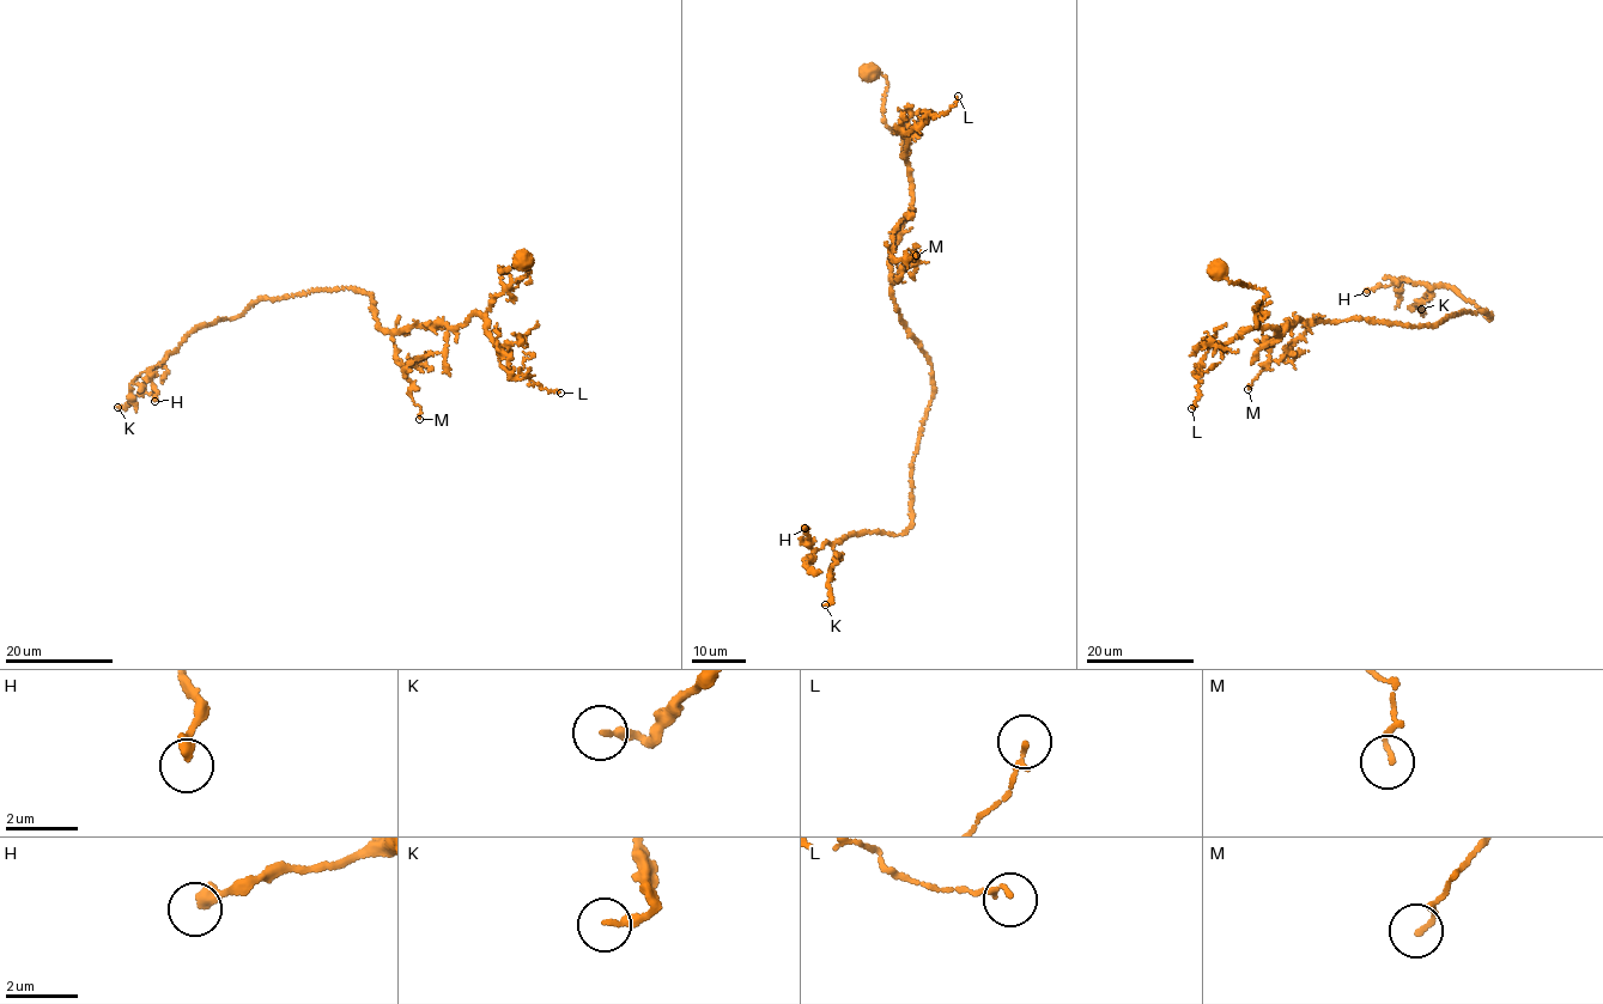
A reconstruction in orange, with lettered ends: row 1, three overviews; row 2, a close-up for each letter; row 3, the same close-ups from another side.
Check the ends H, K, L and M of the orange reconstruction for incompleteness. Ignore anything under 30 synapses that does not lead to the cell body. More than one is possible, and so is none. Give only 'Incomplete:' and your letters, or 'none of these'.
Incomplete: none of these

